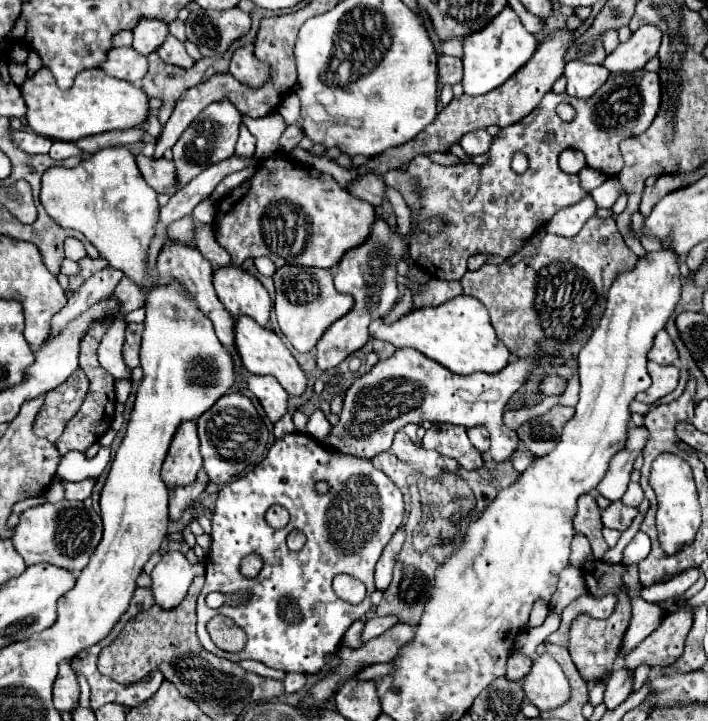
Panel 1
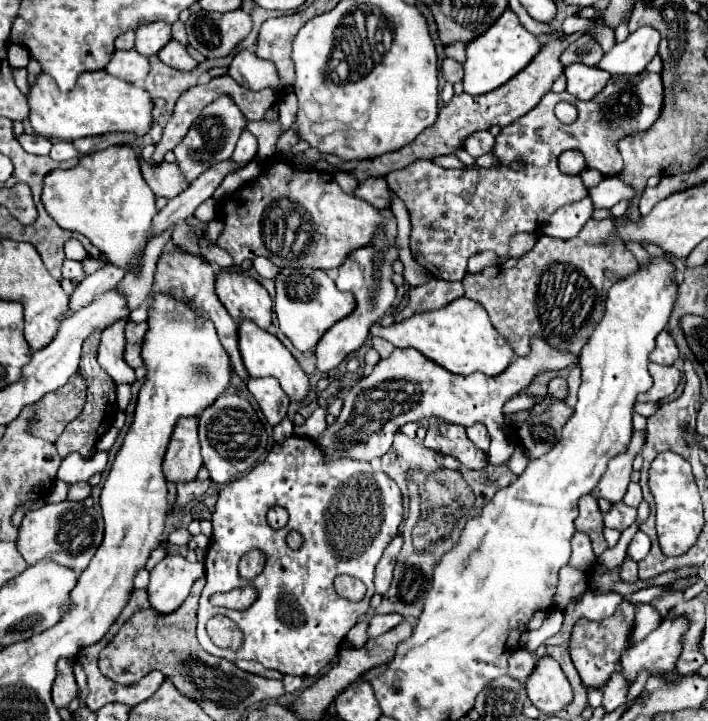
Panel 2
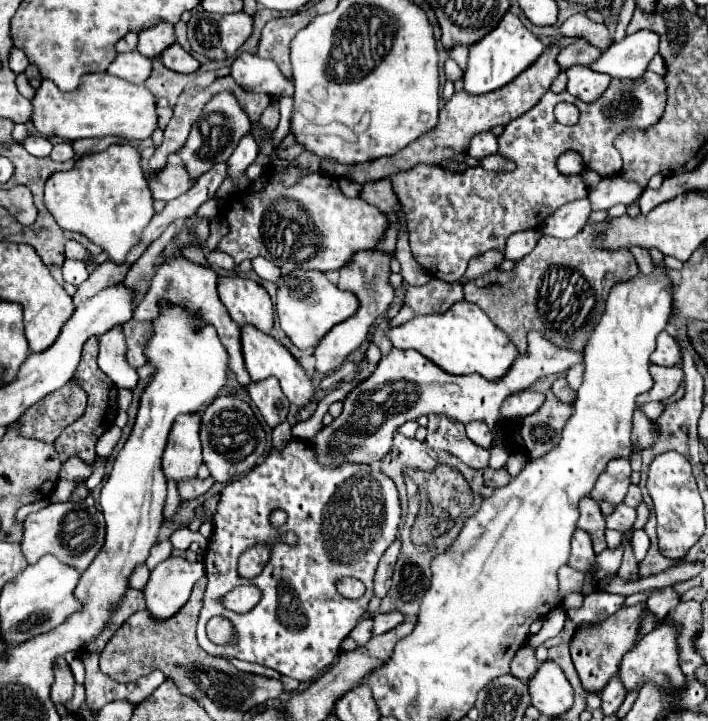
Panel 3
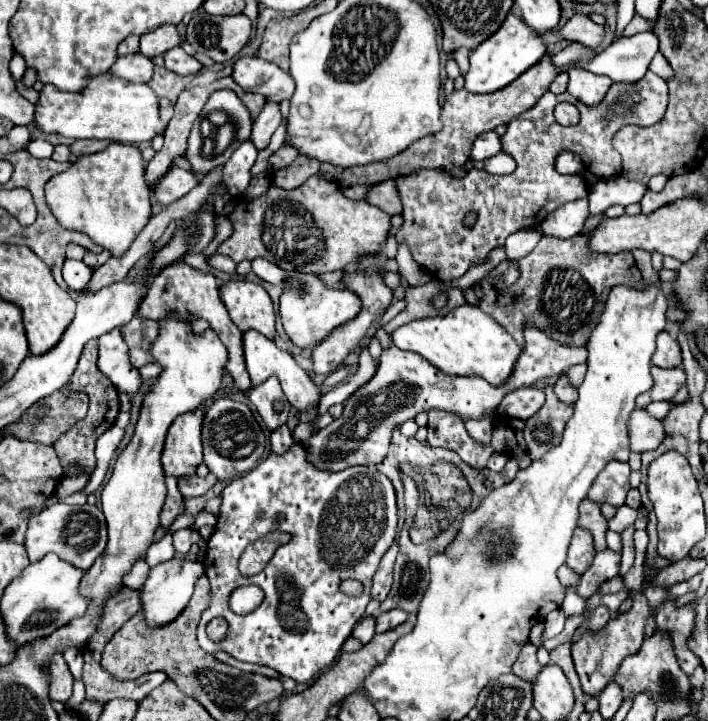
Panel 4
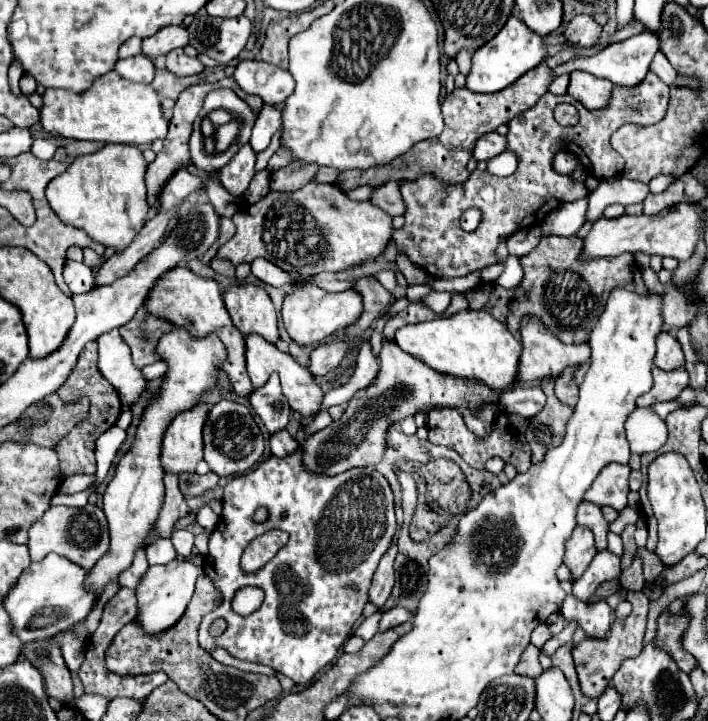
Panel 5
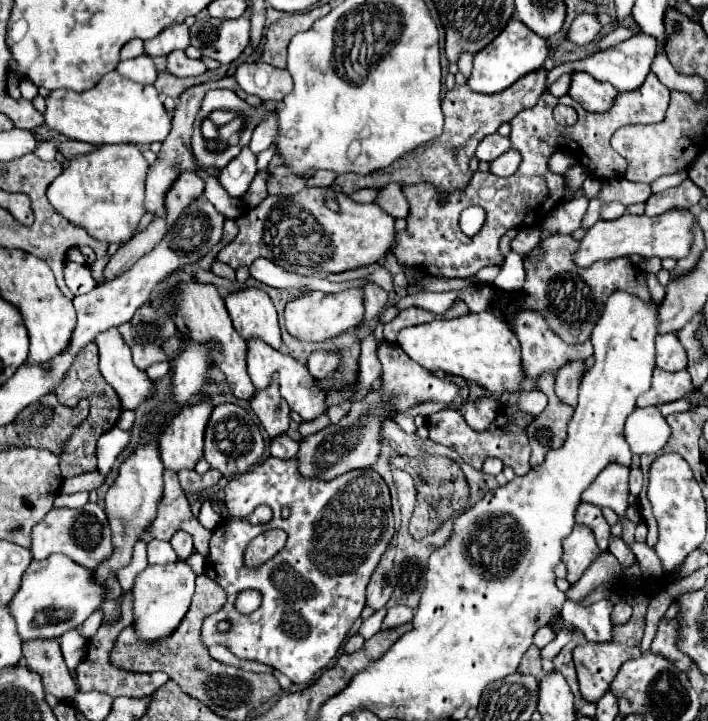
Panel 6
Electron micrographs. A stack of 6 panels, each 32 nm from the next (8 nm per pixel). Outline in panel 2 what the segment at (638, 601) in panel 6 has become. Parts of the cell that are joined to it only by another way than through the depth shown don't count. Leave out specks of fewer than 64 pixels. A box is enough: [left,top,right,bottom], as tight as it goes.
[568,598,634,686]

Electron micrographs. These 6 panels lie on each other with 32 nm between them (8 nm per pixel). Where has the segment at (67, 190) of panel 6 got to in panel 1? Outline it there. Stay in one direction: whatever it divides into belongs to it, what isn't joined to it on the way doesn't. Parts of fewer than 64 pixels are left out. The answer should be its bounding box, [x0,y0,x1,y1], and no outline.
[40,148,158,282]

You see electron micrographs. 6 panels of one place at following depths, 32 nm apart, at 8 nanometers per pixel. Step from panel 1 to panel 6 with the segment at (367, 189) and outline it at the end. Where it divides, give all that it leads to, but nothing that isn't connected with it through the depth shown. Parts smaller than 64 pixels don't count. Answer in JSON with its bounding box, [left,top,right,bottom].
[376,184,408,218]

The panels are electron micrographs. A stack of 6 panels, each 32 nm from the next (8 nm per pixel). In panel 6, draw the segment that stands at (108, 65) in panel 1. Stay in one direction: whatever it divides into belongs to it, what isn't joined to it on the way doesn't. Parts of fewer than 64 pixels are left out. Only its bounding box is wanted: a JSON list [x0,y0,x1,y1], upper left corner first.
[116,54,156,84]

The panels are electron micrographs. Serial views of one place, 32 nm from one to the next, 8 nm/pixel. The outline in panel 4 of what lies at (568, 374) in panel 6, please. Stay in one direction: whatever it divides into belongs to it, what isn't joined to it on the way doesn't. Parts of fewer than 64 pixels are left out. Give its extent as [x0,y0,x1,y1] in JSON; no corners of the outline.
[554,376,576,406]

